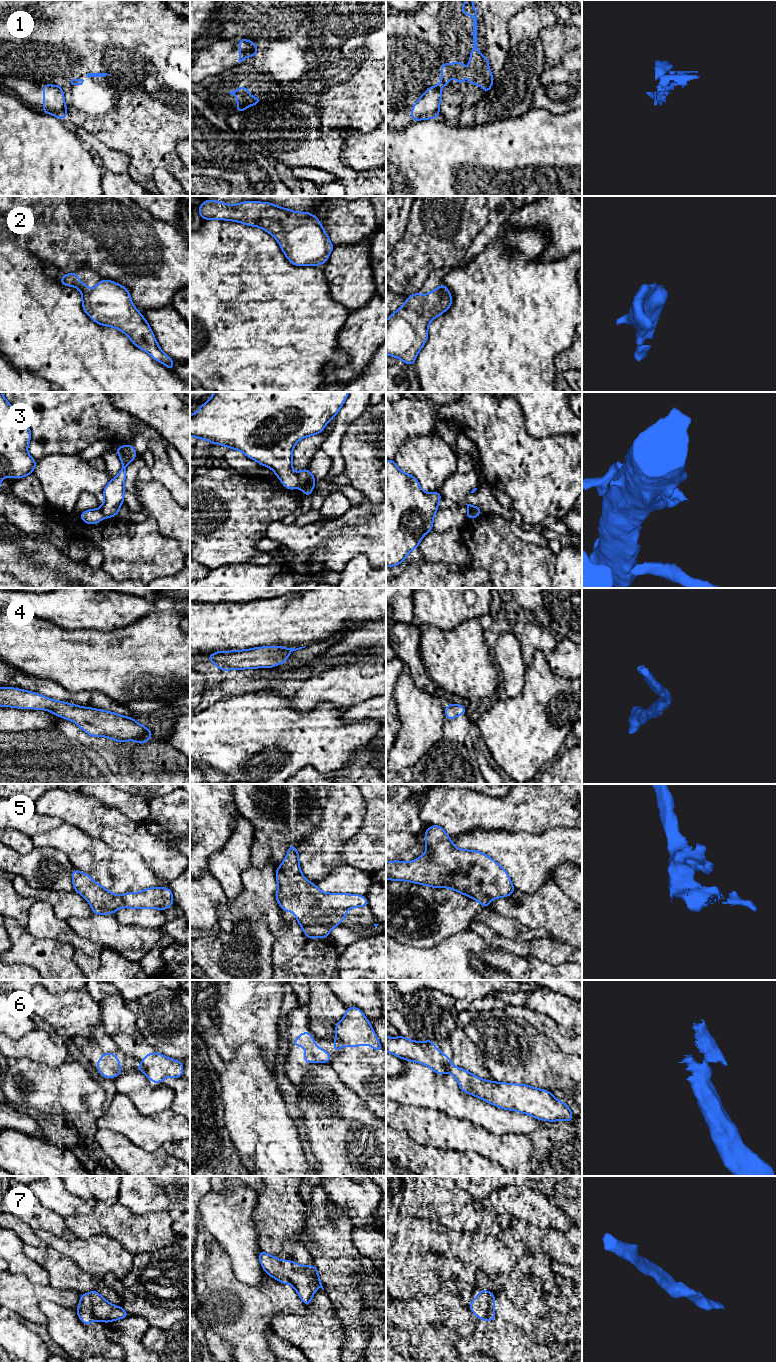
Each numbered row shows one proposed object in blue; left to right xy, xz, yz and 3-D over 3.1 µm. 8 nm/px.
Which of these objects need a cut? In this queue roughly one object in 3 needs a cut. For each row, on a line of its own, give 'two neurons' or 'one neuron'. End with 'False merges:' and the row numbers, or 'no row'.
1: two neurons
2: one neuron
3: two neurons
4: one neuron
5: one neuron
6: two neurons
7: one neuron
False merges: 1, 3, 6

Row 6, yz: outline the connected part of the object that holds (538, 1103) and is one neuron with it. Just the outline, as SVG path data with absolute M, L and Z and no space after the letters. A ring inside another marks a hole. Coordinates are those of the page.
M448 1064L447 1069L456 1078L462 1091L496 1107L528 1114L537 1120L555 1122L565 1119L567 1123L573 1121L569 1106L555 1099L549 1090L525 1084L483 1080L455 1065Z

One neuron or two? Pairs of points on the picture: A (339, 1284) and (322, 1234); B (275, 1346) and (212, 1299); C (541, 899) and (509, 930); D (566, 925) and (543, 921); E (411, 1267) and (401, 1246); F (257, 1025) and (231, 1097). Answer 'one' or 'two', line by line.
A: one
B: two
C: two
D: one
E: two
F: two

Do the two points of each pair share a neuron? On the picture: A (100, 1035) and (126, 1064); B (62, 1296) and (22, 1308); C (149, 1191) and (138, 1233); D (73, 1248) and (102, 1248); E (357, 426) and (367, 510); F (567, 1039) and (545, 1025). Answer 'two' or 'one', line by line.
A: two
B: one
C: two
D: one
E: two
F: one

